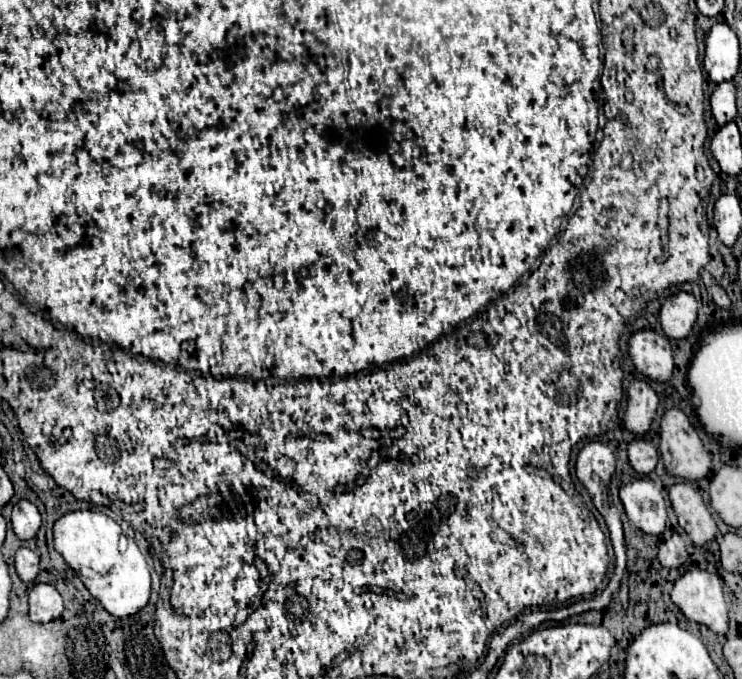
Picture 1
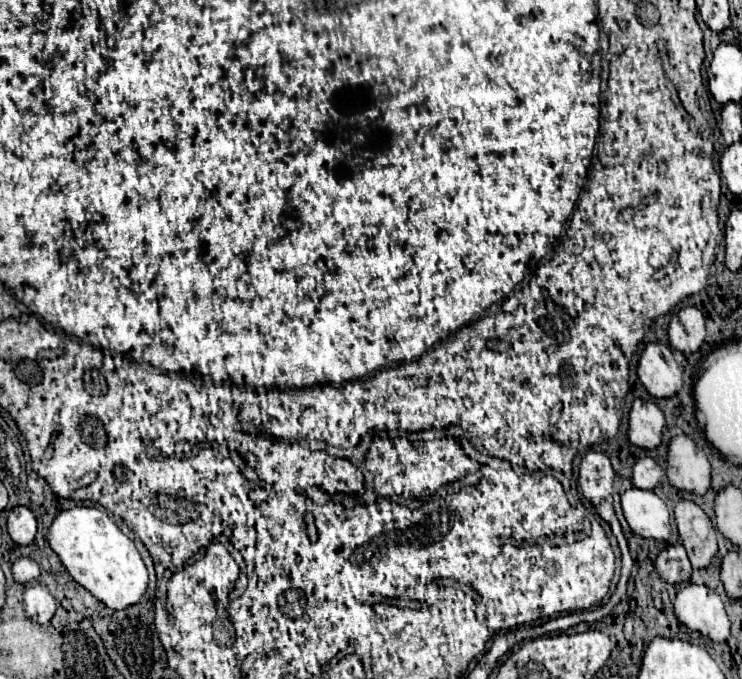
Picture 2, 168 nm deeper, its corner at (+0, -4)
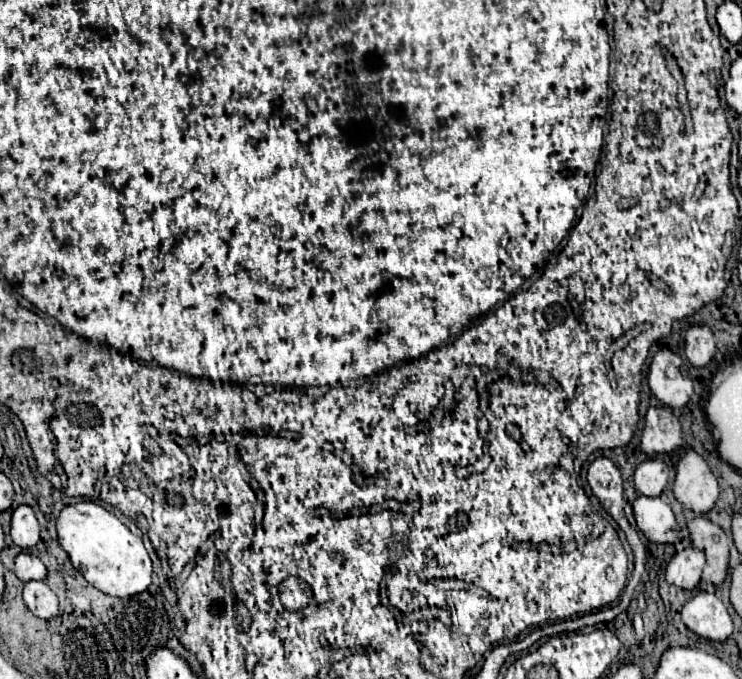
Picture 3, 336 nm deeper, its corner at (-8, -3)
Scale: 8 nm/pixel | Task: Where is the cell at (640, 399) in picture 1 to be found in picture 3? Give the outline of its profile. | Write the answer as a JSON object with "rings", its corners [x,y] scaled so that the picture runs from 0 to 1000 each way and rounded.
{"rings":[[[875,599],[864,641],[864,664],[872,670],[904,667],[918,655],[918,626],[902,599]]]}

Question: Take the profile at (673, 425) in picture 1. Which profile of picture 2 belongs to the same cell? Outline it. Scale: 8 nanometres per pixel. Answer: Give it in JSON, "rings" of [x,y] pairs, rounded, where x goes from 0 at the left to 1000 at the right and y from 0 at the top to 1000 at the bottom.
{"rings":[[[926,639],[907,642],[899,663],[899,704],[923,725],[950,728],[958,716],[958,683]]]}

